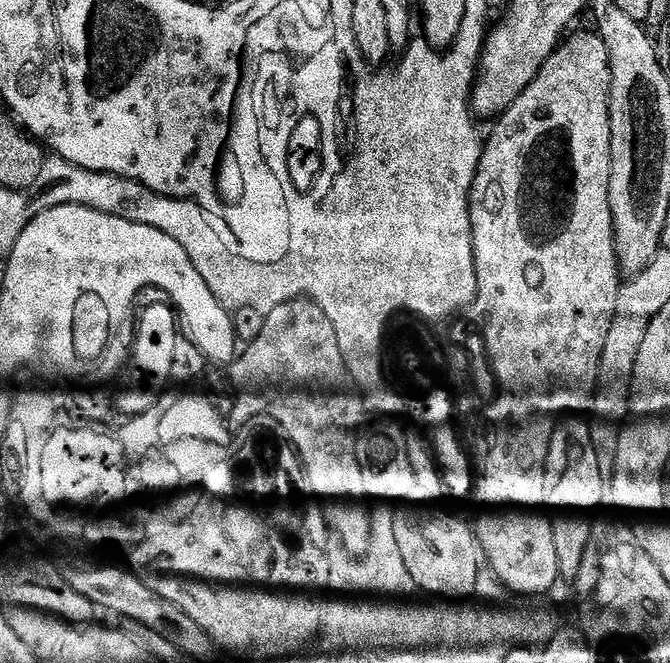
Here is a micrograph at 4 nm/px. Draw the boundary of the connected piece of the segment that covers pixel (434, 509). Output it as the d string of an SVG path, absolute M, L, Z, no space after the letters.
M405 503L400 506L405 508L395 509L394 538L398 538L398 550L402 554L402 562L406 562L406 570L410 570L410 578L414 578L417 589L421 593L432 598L443 598L448 602L463 601L473 595L475 582L482 571L482 553L480 543L476 541L473 525L467 519L444 512L443 509L431 503L423 503Z

